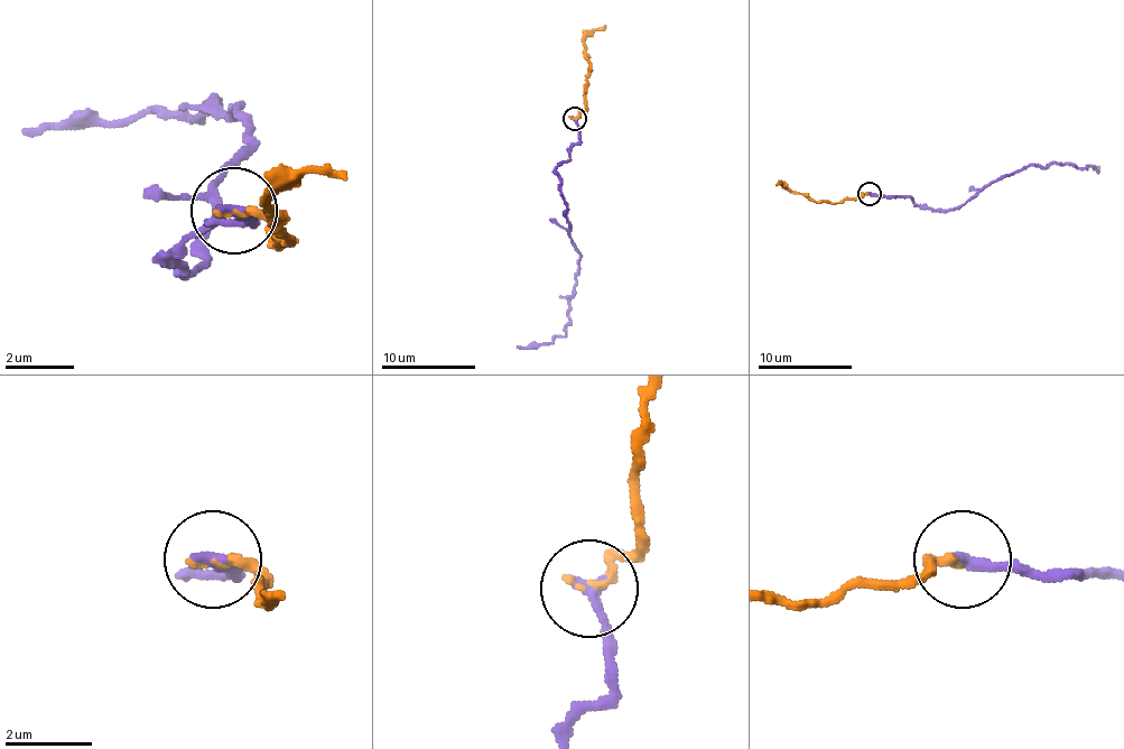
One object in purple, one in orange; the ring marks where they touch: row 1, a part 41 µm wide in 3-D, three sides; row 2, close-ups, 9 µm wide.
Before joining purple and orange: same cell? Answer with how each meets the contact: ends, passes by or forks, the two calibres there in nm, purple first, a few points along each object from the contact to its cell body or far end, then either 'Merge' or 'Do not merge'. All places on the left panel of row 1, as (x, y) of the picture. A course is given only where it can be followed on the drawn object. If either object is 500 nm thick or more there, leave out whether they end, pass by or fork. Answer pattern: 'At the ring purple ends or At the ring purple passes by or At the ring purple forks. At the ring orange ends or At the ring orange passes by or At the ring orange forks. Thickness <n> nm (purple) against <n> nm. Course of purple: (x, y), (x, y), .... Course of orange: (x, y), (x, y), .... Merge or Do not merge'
At the ring purple ends. At the ring orange ends. Thickness 320 nm (purple) against 180 nm. Course of purple: (232, 209), (249, 216), (214, 216), (180, 268), (206, 260), (249, 148), (240, 105), (25, 131). Course of orange: (232, 216), (275, 225), (284, 242), (266, 209), (309, 174), (344, 183). Merge

